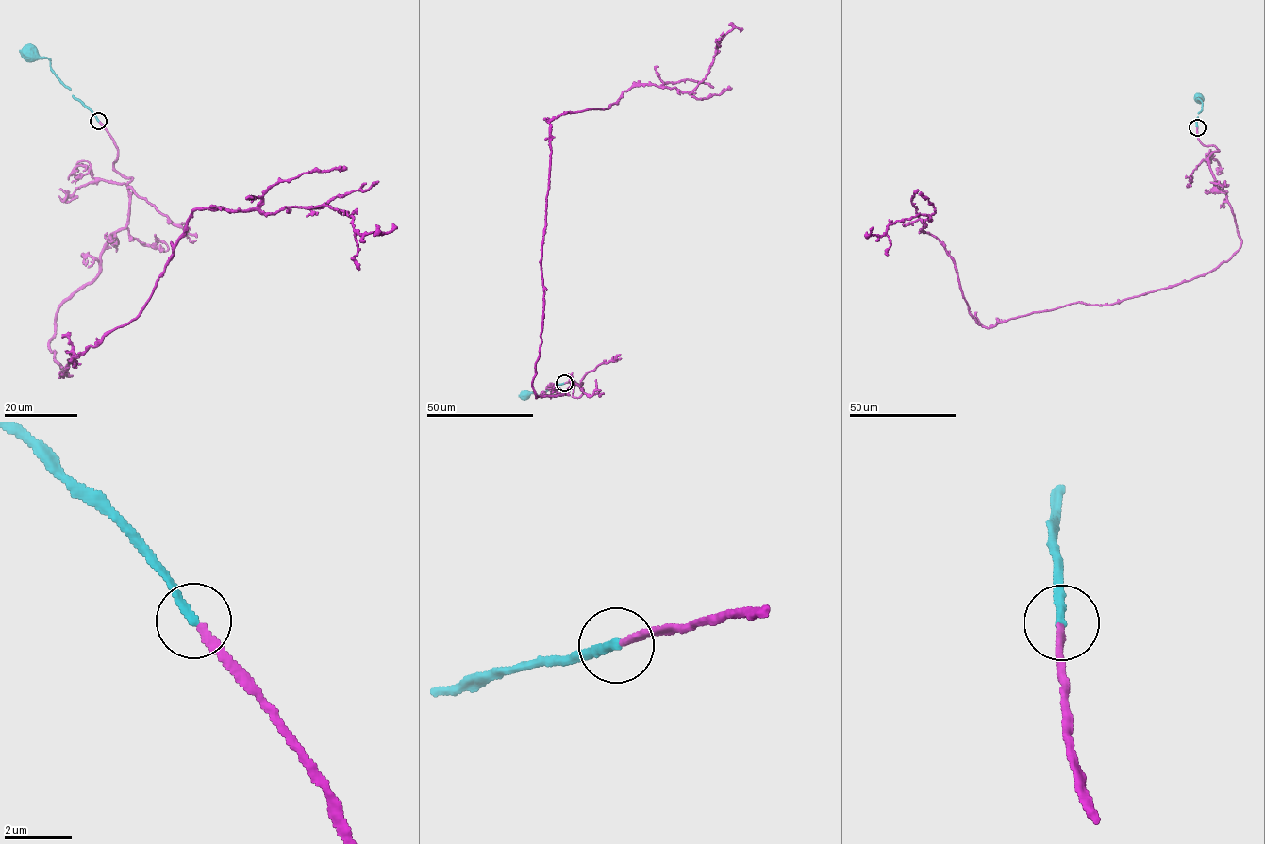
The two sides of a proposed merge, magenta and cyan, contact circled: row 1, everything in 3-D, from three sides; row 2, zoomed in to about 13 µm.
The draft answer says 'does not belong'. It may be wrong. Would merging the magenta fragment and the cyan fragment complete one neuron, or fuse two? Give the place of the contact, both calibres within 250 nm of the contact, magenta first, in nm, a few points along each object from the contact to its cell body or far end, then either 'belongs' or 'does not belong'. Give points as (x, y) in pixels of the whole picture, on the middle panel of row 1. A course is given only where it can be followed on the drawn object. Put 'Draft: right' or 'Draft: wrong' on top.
Draft: wrong
place (564, 383); calibres 240 and 280 nm; course magenta (564, 383), (583, 391), (532, 387), (549, 123), (641, 84), (690, 92), (740, 31); course cyan (564, 383), (551, 387), (537, 396), (524, 392), (524, 394); belongs

